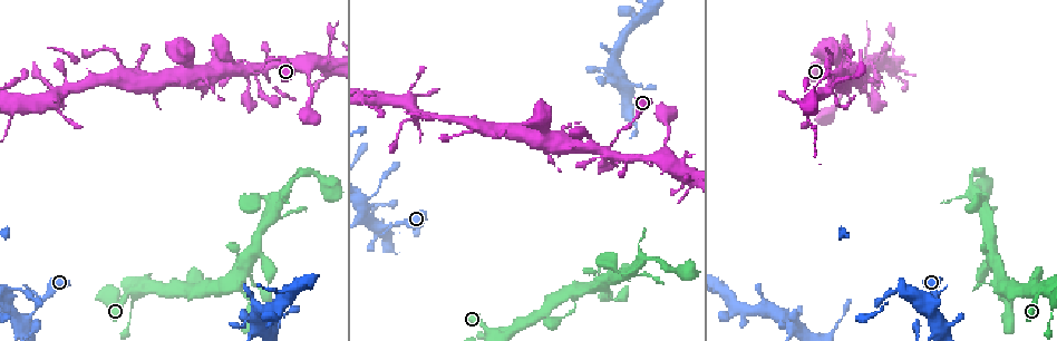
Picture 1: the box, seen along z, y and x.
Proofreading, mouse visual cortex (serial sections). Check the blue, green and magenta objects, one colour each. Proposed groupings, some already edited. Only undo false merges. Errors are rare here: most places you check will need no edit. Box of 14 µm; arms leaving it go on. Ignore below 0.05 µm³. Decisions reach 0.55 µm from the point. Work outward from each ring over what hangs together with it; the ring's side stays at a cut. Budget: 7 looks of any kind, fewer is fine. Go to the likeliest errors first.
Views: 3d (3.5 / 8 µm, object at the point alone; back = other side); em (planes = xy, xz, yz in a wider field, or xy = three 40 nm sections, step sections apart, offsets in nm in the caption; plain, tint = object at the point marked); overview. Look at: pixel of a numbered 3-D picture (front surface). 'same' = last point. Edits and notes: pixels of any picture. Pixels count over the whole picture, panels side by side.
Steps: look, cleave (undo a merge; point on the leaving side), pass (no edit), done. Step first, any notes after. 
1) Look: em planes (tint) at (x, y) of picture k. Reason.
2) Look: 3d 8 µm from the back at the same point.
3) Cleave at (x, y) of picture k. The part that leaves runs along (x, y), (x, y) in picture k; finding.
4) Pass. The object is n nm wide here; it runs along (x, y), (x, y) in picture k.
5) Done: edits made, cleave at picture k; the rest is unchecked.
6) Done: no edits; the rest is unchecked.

Look: 3d 3.5 µm at (251, 69) of picture 1. Narrows sharply.

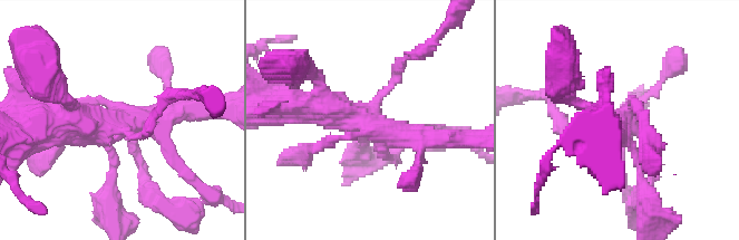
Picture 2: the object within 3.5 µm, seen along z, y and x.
Look: em xy step 3 (tint) at (370, 120) of picture 2.

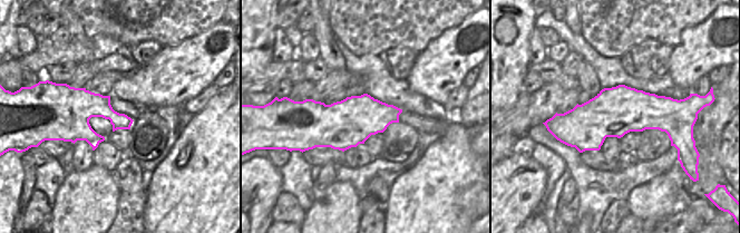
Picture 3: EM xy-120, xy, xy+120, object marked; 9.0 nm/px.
Pass. Continuous, no second cell.

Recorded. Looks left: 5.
Look: 3d 3.5 µm at (10, 109) of picture 1. A fork.

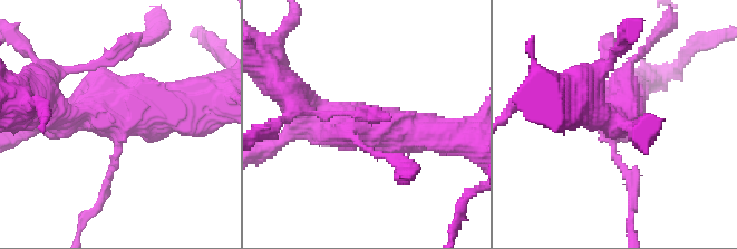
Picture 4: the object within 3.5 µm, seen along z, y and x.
Look: em xy step 5 (tint) at (116, 124) of picture 4.

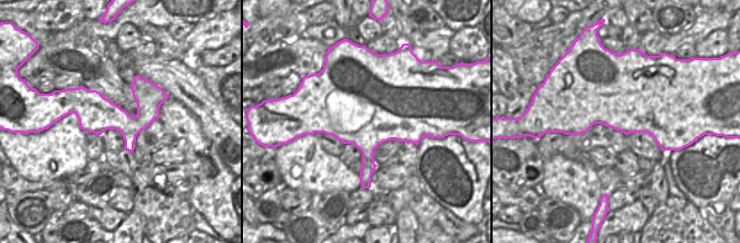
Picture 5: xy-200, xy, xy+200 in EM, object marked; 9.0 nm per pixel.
Pass. It runs along (163, 96), (137, 119), (65, 110) in picture 5; all the same cell.

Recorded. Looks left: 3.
Look: em xy step 2 (tint) at (999, 273) of picture 1. A fork.

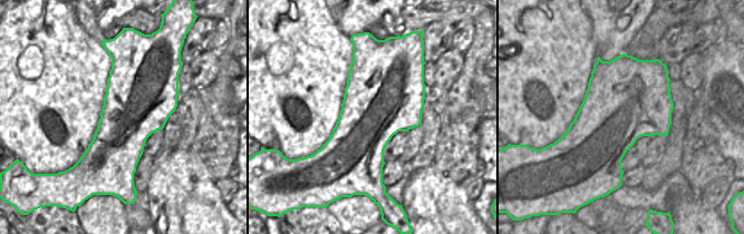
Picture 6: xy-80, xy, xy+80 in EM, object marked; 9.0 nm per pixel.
Look: 3d 3.5 µm at the same point. See where the arms go.

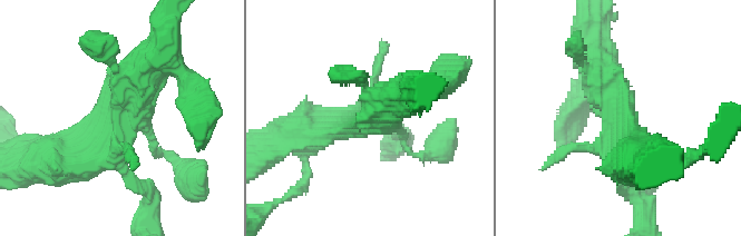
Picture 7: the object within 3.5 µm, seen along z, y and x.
Pass. 4 arms meet here; it runs along (69, 164), (120, 123), (158, 55) in picture 7; one cell here.

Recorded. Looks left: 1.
Done: no edits; the rest is unchecked.

